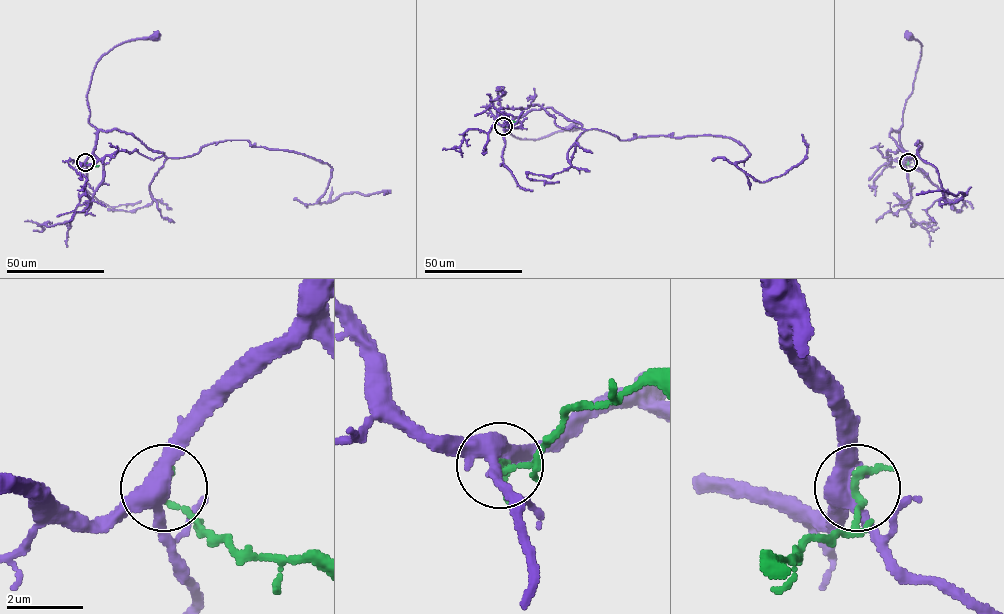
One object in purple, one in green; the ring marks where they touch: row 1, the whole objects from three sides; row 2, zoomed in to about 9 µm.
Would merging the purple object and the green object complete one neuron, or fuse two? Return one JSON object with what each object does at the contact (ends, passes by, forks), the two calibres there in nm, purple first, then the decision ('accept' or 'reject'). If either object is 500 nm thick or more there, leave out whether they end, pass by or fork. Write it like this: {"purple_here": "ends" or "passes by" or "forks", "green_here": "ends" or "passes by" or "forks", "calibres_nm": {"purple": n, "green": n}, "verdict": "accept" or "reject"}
{"purple_here": "forks", "green_here": "ends", "calibres_nm": {"purple": 440, "green": 200}, "verdict": "reject"}

